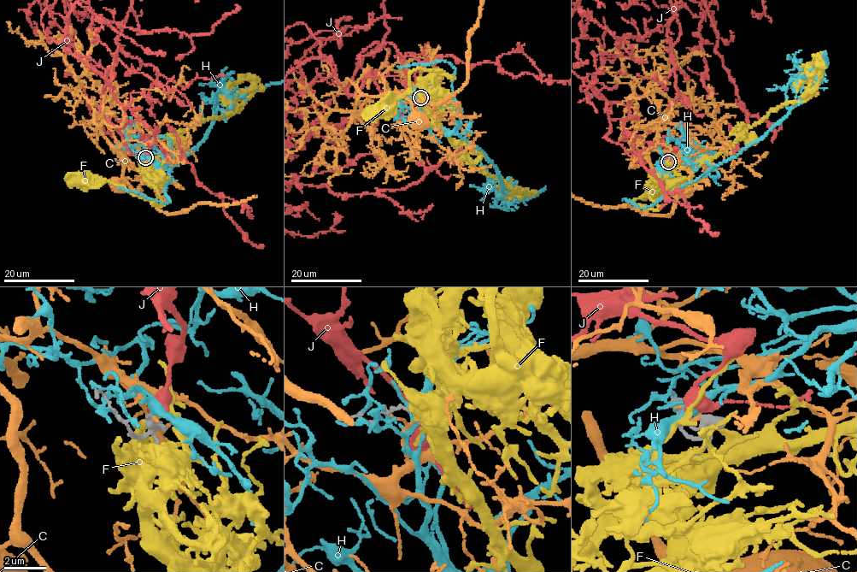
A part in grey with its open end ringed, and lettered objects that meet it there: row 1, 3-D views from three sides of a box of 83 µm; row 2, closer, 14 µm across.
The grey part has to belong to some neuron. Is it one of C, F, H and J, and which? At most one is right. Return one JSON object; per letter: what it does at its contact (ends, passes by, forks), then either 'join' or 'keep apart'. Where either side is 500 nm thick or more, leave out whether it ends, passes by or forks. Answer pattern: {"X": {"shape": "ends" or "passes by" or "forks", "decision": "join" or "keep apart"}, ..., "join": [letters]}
{"C": {"shape": "ends", "decision": "keep apart"}, "F": {"shape": "ends", "decision": "keep apart"}, "H": {"shape": "forks", "decision": "join"}, "J": {"shape": "passes by", "decision": "keep apart"}, "join": ["H"]}

